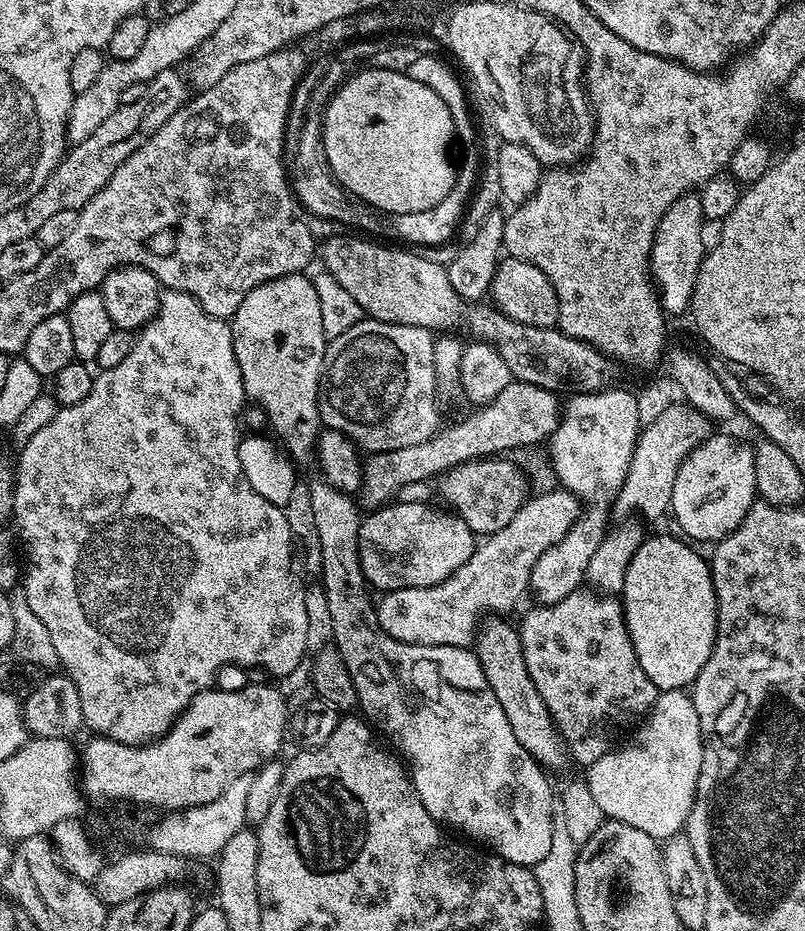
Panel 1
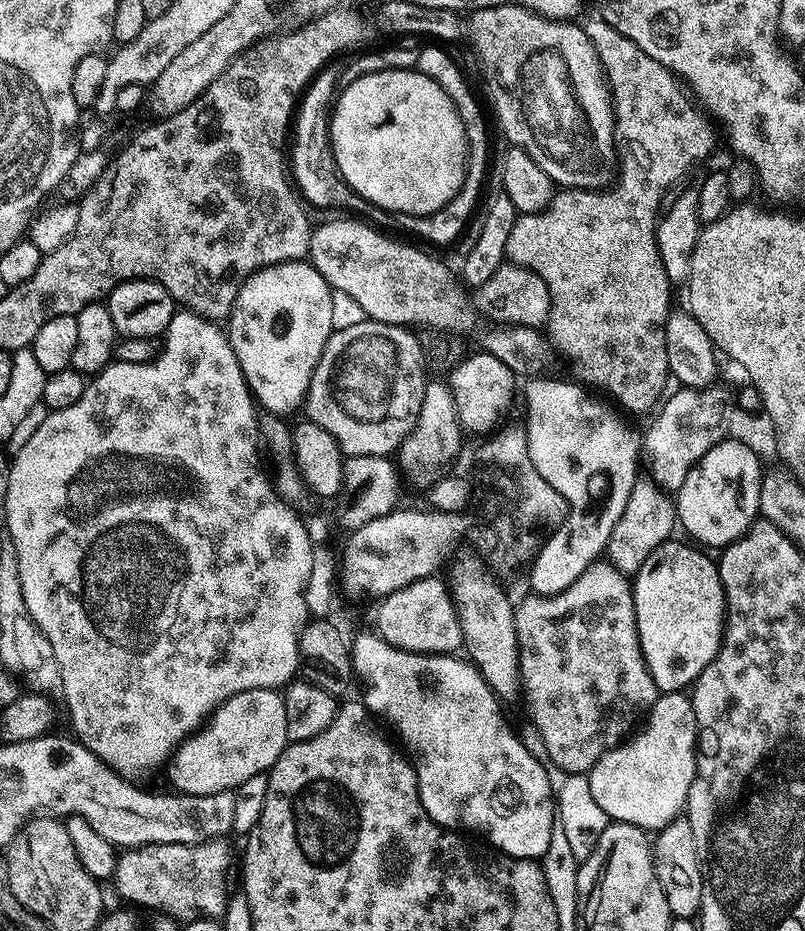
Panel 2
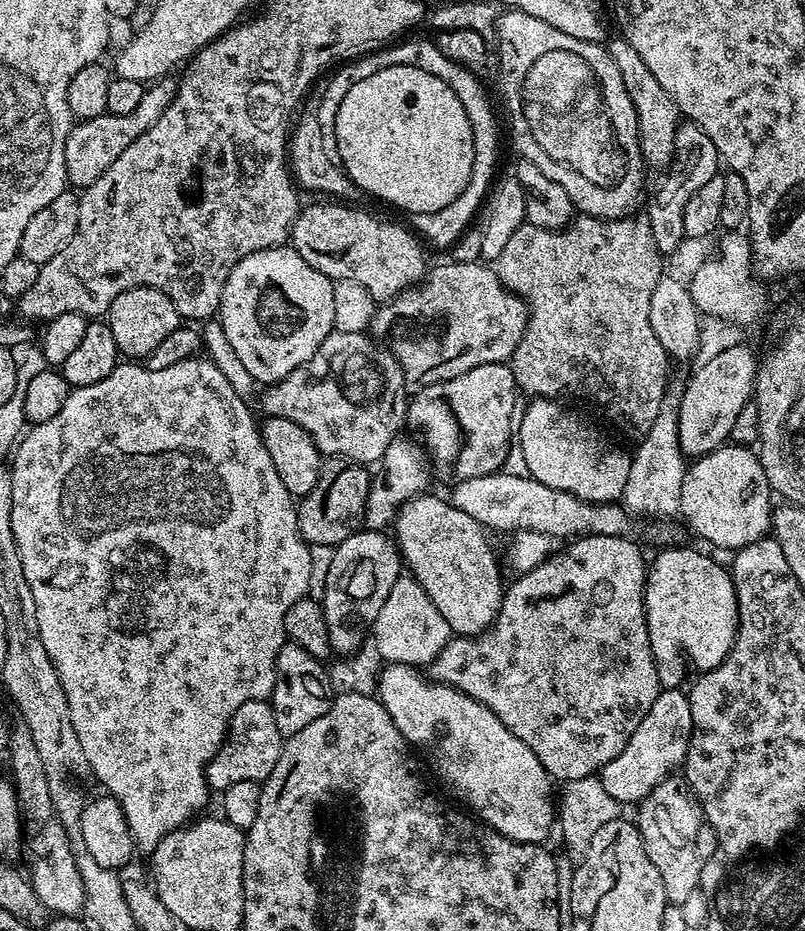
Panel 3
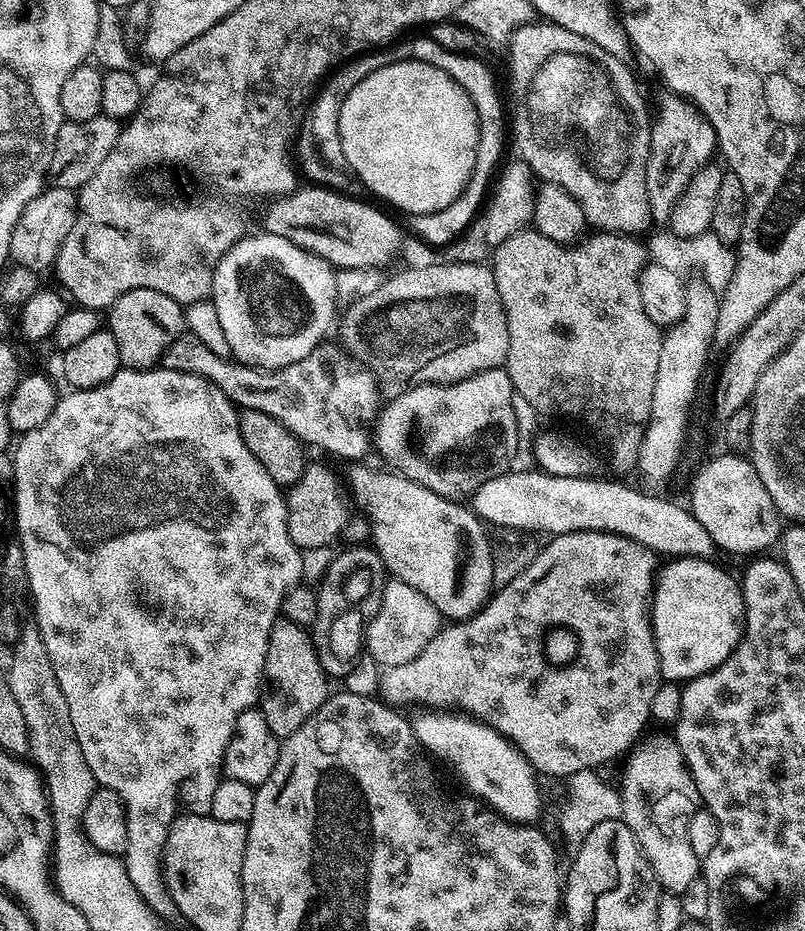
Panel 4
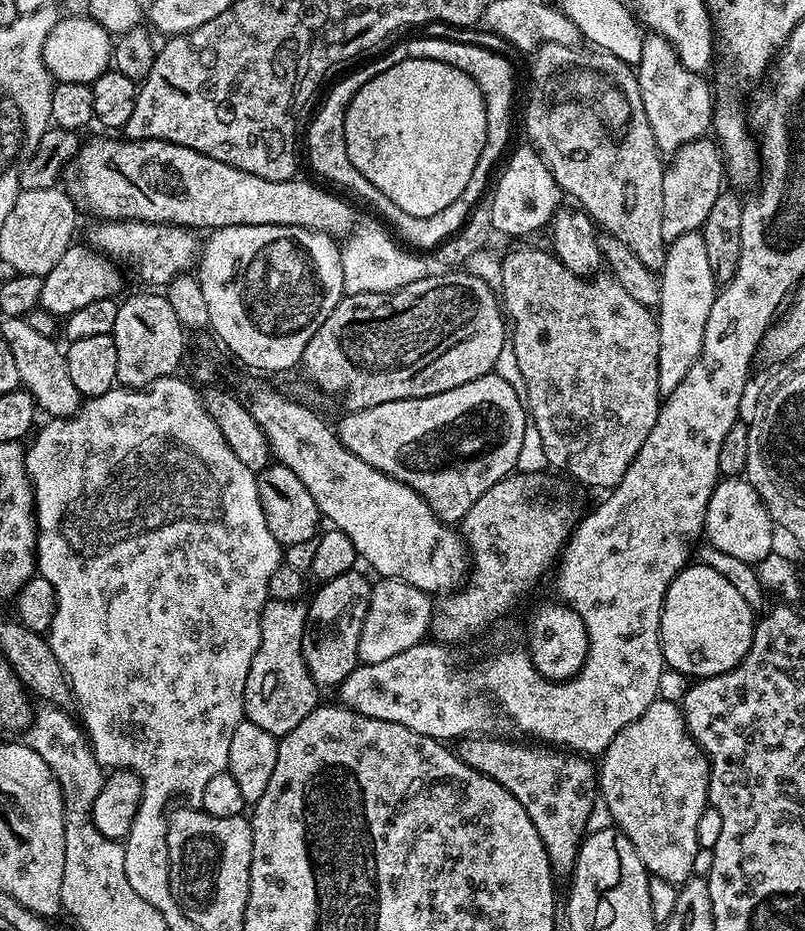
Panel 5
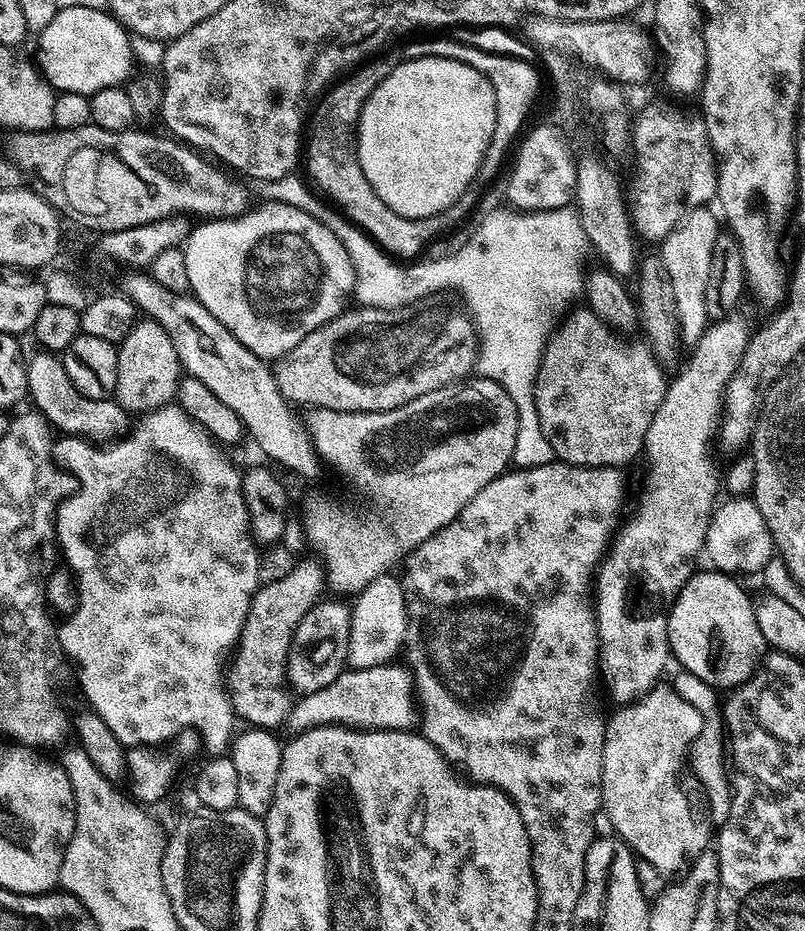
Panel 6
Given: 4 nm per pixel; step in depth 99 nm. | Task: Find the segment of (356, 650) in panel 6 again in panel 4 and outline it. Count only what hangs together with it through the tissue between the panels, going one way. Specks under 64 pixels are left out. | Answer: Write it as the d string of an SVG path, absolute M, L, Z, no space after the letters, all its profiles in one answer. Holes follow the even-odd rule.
M392 578L384 585L382 602L378 606L374 618L368 621L368 627L364 633L364 646L367 655L372 655L380 666L384 668L402 666L402 662L410 662L410 658L418 658L418 654L422 654L422 650L426 650L426 642L430 642L430 638L434 638L441 627L442 617L434 606L434 602L430 602L430 598L426 598L426 594L418 594L418 590L414 590L414 586L406 586L406 582Z

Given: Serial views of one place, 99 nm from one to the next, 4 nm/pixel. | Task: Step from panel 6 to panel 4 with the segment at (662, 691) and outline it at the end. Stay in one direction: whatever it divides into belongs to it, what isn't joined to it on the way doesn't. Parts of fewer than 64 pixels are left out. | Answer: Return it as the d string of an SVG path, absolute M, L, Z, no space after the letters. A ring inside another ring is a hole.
M671 735L652 736L641 739L627 753L623 764L618 791L624 824L634 834L661 889L668 894L684 894L702 872L702 860L695 856L688 837L692 816L702 801L682 750Z

